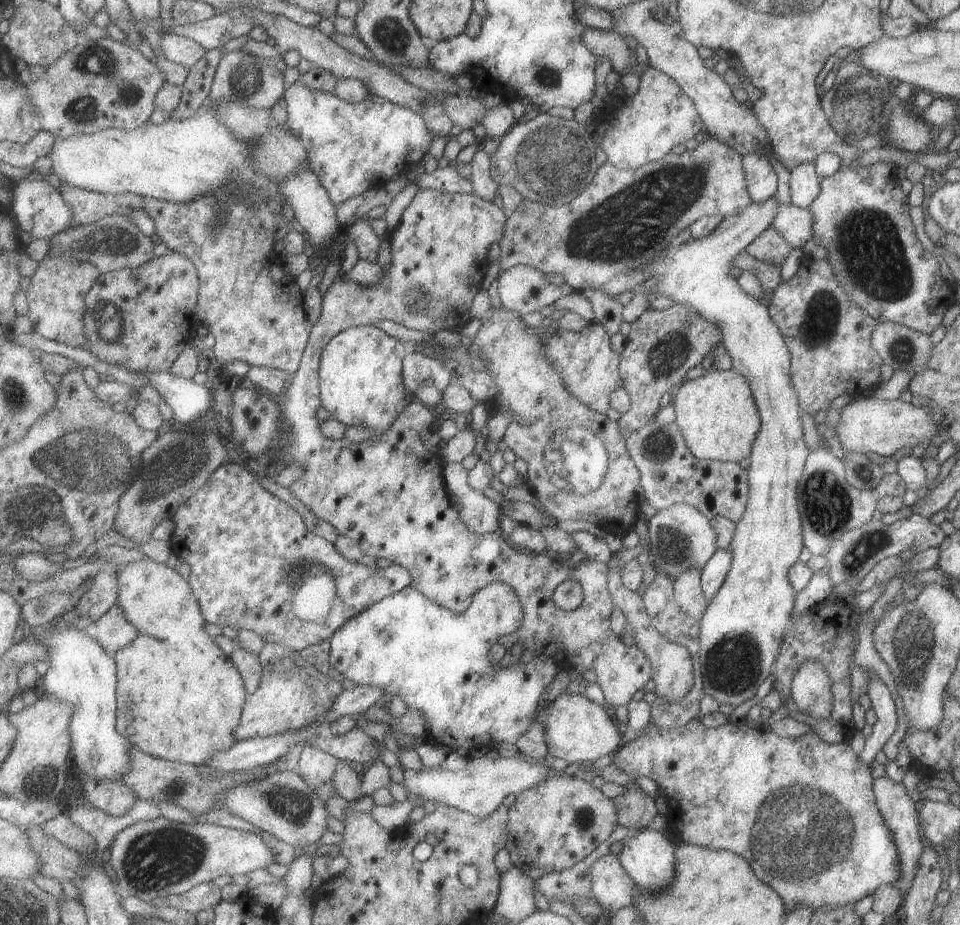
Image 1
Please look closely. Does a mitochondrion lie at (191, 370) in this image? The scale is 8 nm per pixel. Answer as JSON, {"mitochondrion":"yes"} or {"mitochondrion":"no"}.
{"mitochondrion":"no"}

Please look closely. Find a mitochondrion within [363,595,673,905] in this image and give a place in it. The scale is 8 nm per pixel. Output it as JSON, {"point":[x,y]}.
{"point":[582,819]}

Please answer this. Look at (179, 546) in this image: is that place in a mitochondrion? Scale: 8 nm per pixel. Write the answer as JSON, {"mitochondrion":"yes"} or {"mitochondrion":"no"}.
{"mitochondrion":"no"}

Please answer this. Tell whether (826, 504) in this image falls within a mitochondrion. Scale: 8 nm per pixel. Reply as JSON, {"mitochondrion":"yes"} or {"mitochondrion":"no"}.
{"mitochondrion":"yes"}

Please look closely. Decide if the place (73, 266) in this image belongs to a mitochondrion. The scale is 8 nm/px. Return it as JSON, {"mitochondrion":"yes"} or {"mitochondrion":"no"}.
{"mitochondrion":"no"}

